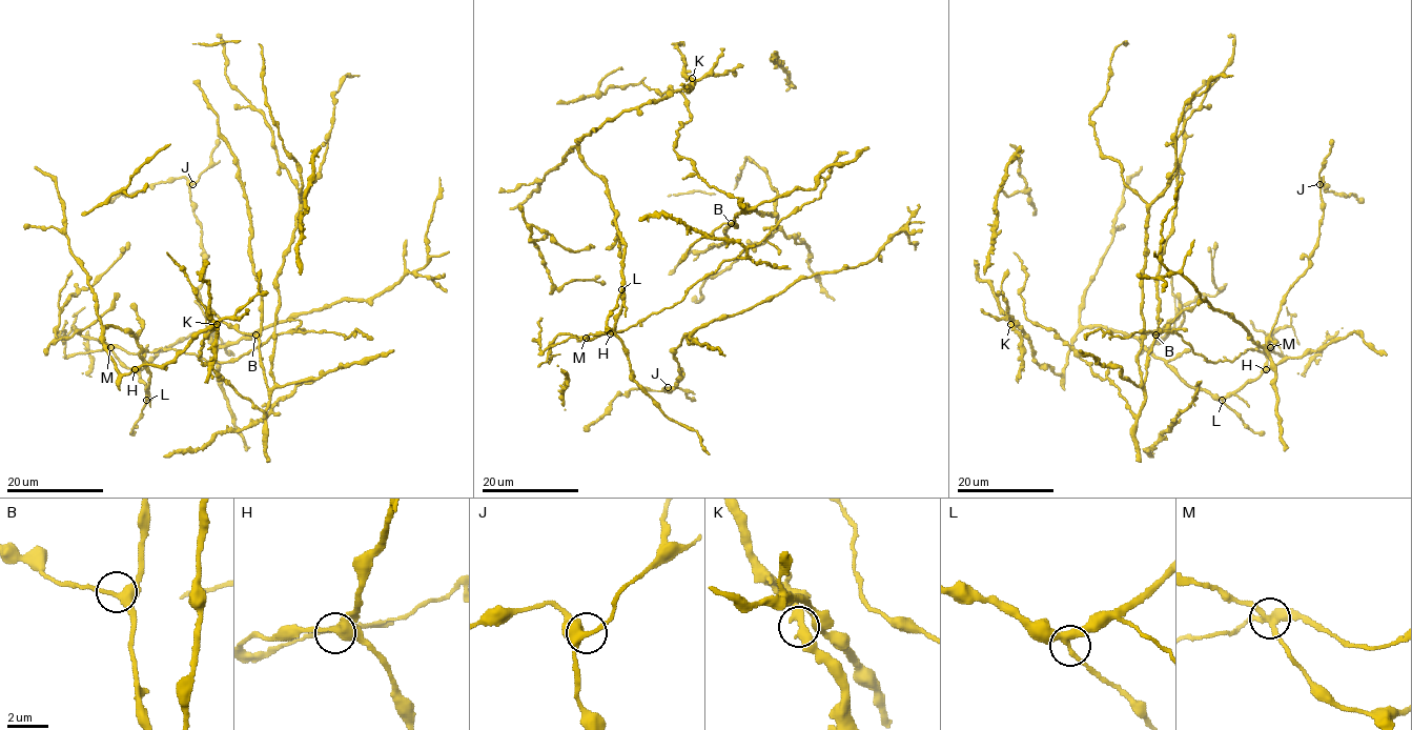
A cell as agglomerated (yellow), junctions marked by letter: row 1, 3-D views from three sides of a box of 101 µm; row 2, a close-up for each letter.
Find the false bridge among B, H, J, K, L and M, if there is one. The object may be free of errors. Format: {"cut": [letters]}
{"cut": ["M"]}

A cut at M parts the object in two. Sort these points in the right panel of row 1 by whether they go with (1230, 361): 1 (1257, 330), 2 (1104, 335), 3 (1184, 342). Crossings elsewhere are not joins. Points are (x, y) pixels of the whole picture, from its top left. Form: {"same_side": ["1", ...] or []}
{"same_side": ["1", "2", "3"]}

